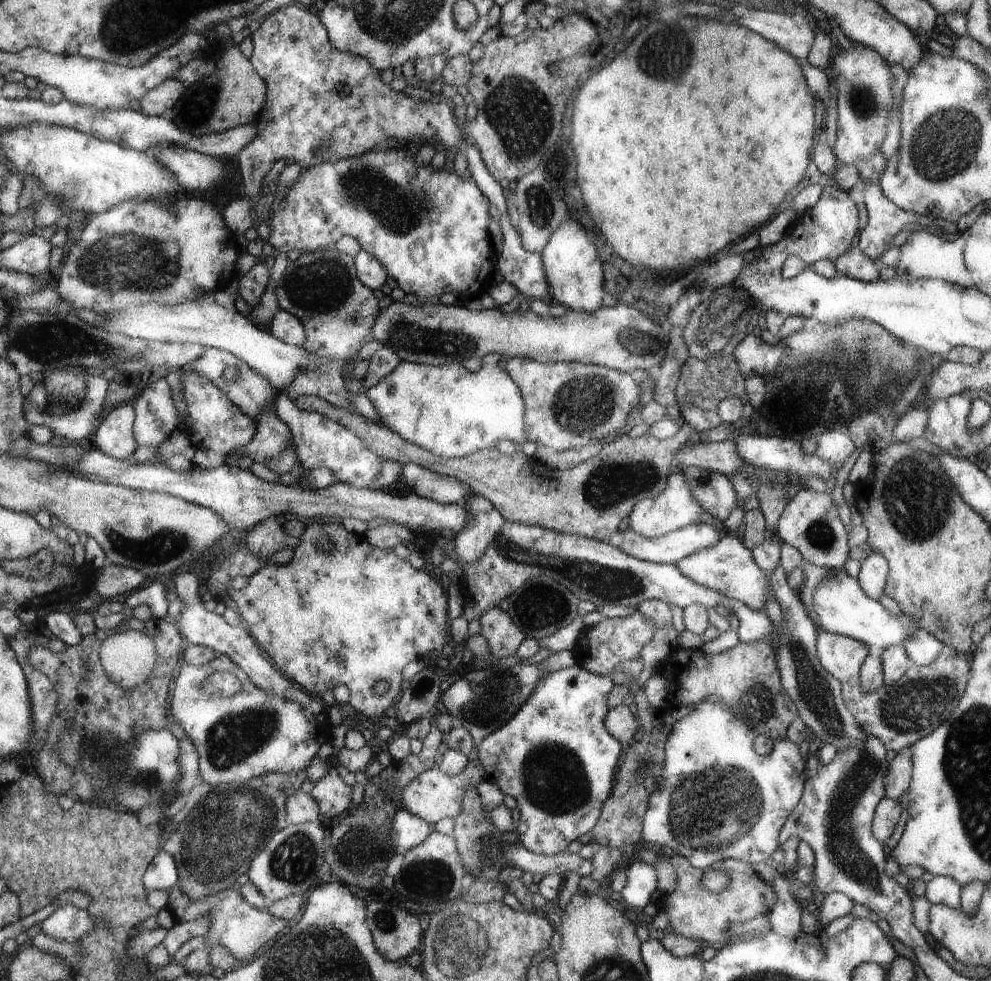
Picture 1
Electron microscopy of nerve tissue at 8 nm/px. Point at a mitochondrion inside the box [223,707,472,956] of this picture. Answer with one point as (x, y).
(293, 862)

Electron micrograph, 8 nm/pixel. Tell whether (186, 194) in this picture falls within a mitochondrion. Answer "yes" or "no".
no

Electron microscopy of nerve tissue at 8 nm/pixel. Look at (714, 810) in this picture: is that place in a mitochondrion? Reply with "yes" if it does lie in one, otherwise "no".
yes

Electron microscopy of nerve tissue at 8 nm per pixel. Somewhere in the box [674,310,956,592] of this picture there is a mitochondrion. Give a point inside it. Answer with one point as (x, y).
(917, 503)

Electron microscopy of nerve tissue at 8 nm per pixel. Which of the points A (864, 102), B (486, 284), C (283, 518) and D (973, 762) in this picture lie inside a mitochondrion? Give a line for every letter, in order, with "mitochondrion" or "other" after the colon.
A: mitochondrion
B: other
C: other
D: mitochondrion

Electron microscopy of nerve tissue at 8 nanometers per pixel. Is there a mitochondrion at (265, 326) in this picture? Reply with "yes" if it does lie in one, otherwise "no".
no

